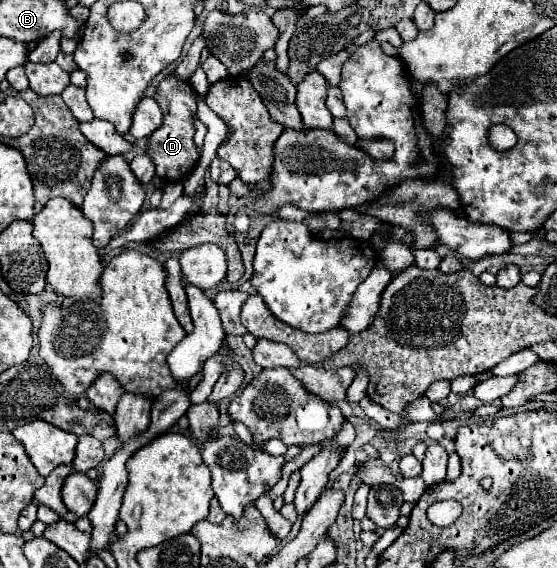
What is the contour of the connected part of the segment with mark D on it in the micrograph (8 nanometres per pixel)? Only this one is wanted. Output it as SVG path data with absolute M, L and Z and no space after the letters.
M169 74L163 78L155 92L155 100L163 110L163 126L157 128L149 136L147 144L147 154L155 162L157 176L161 180L183 180L197 164L199 152L193 144L193 134L195 134L195 124L193 124L193 110L195 110L195 90L189 80L177 78L175 74Z

